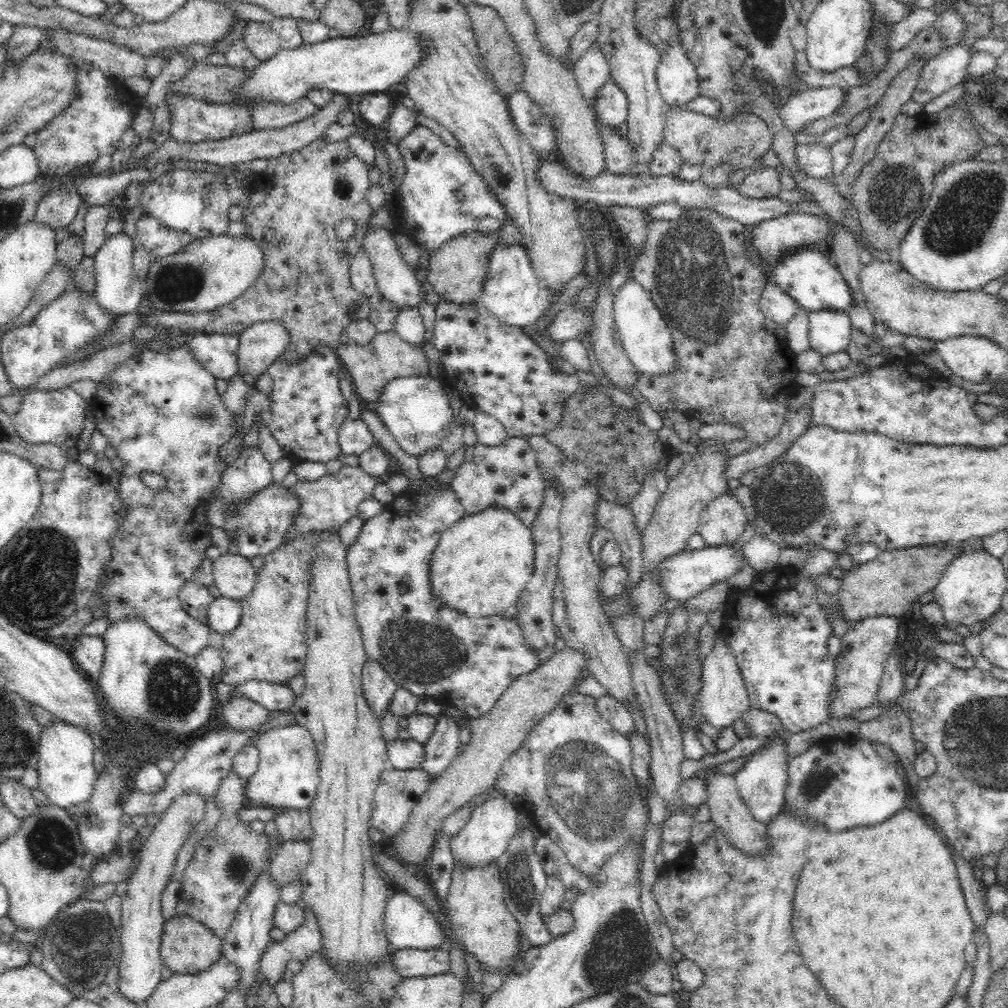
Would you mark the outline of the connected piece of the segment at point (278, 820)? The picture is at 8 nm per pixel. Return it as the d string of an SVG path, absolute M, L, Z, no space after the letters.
M276 809L276 816L272 818L276 824L279 838L283 841L312 840L312 823L306 809Z

